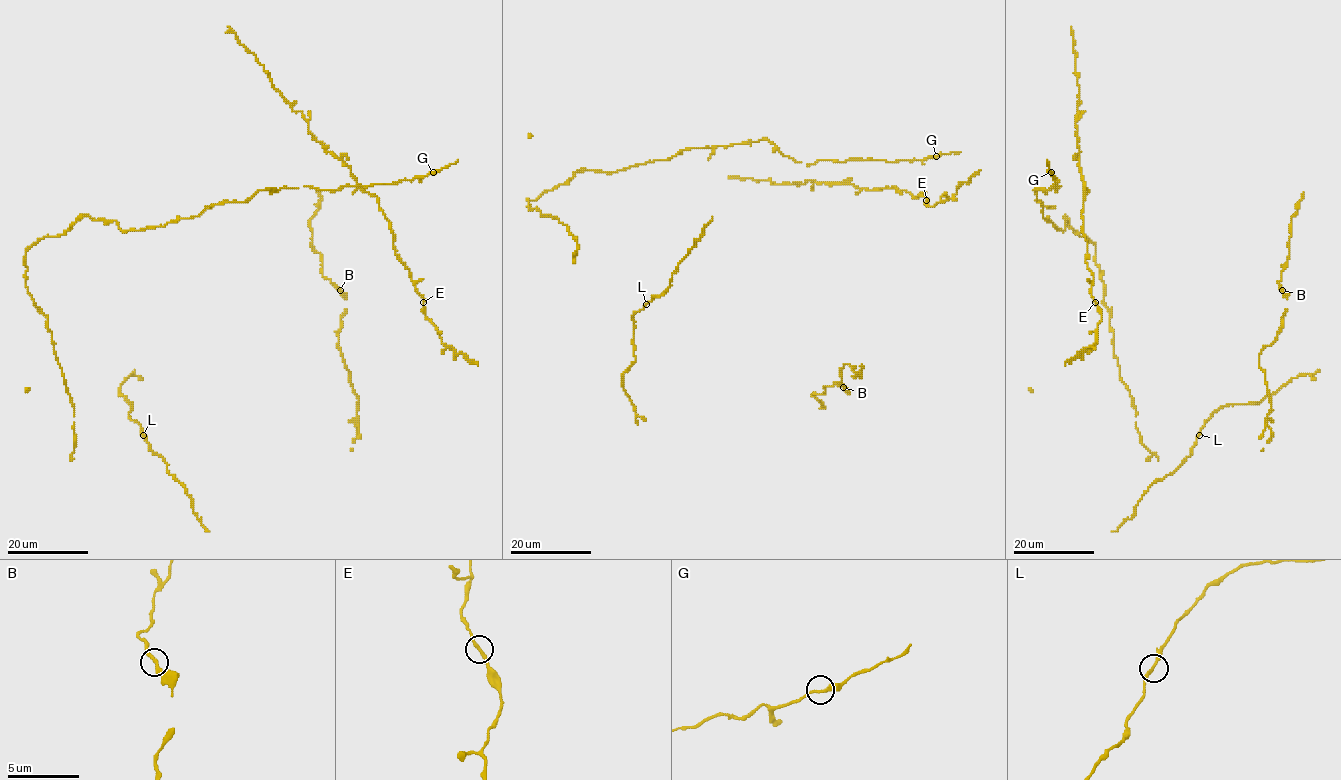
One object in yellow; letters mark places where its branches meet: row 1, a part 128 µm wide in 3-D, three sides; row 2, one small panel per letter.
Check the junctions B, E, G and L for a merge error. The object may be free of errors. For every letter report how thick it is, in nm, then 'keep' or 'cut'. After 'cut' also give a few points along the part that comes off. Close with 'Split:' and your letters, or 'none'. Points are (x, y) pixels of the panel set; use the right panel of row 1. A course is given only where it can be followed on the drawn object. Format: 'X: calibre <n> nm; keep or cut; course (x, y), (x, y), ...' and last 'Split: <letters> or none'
B: calibre 240 nm; keep
E: calibre 220 nm; keep
G: calibre 220 nm; keep
L: calibre 240 nm; keep
Split: none

